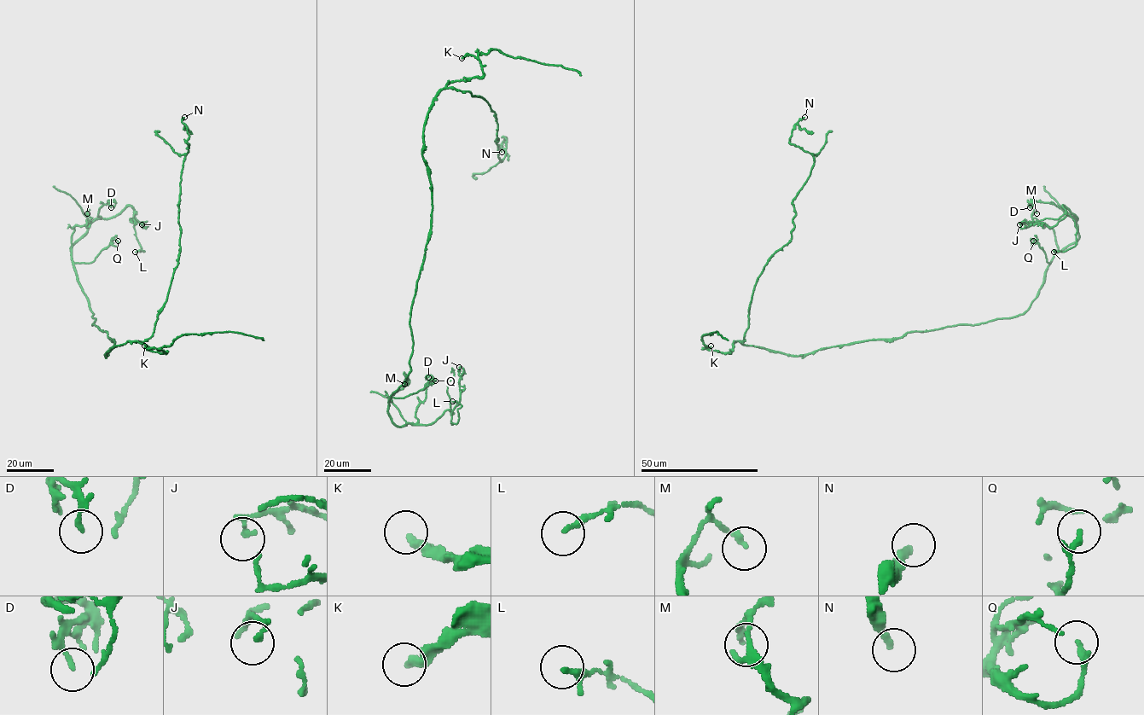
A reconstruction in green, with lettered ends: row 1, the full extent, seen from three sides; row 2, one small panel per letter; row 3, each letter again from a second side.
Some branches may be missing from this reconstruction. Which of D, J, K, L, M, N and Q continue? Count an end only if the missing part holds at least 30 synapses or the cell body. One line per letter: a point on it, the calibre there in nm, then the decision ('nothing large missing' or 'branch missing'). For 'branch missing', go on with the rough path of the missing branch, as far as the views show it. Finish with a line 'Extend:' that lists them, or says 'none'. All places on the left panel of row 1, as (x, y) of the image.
D: place (111, 207); calibre 160 nm; nothing large missing
J: place (142, 224); calibre 190 nm; nothing large missing
K: place (144, 345); calibre 320 nm; nothing large missing
L: place (135, 252); calibre 140 nm; nothing large missing
M: place (87, 213); calibre 180 nm; nothing large missing
N: place (184, 117); calibre 240 nm; nothing large missing
Q: place (118, 241); calibre 200 nm; nothing large missing
Extend: none

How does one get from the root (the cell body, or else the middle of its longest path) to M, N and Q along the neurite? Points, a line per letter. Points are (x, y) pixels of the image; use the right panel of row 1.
M: (850, 343), (896, 340), (908, 333), (1022, 314), (1036, 297), (1058, 250), (1053, 229), (1031, 216), (1036, 213)
N: (850, 343), (791, 356), (740, 342), (757, 279), (791, 239), (793, 198), (814, 162), (789, 141), (804, 117)
Q: (850, 343), (896, 340), (908, 333), (1022, 314), (1036, 297), (1051, 263), (1037, 243), (1031, 246), (1033, 241)

